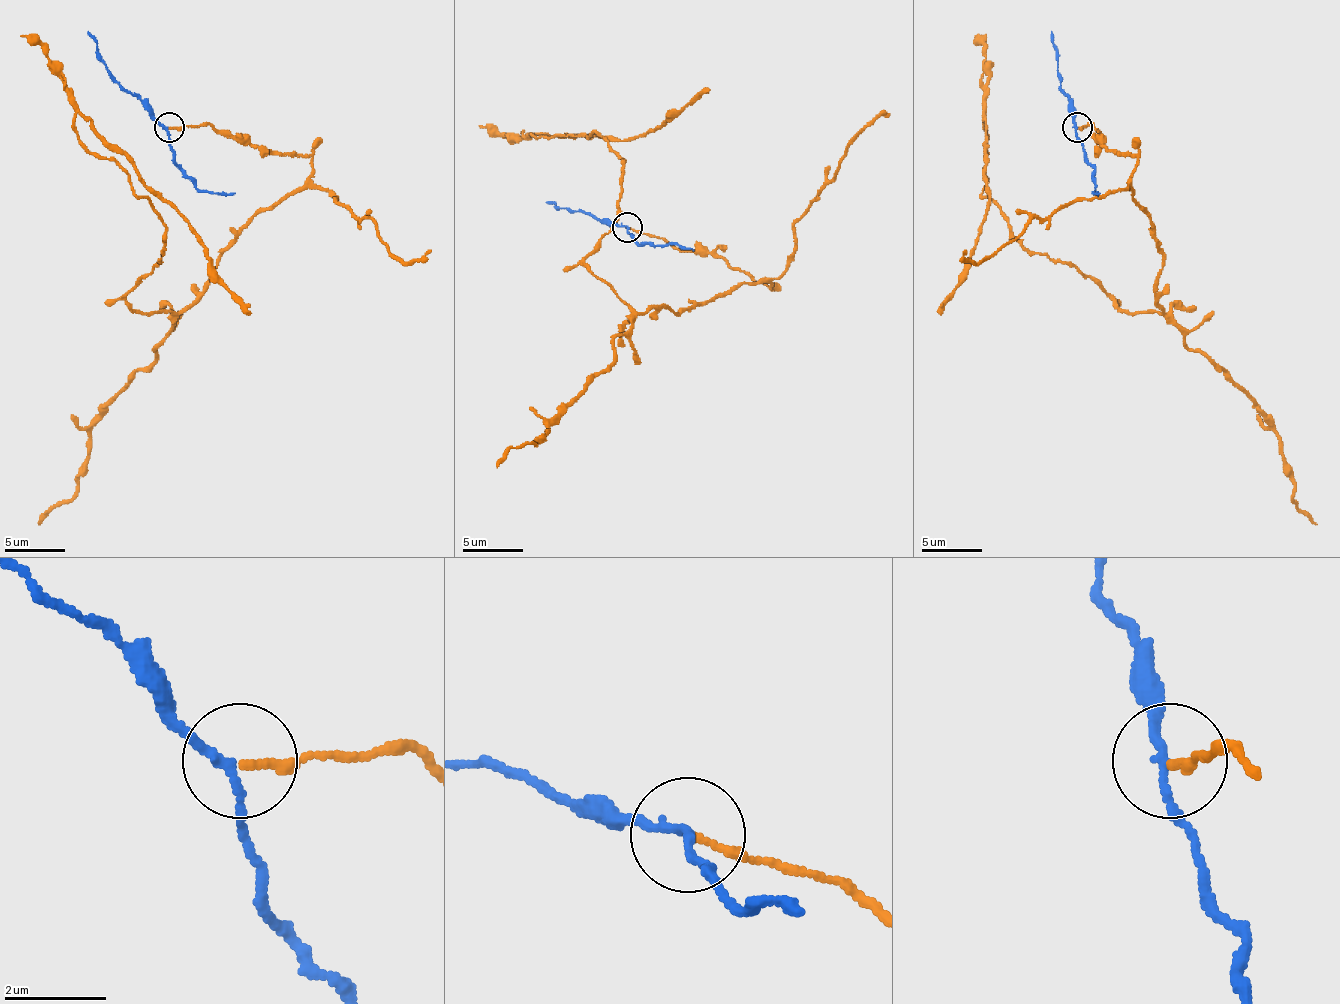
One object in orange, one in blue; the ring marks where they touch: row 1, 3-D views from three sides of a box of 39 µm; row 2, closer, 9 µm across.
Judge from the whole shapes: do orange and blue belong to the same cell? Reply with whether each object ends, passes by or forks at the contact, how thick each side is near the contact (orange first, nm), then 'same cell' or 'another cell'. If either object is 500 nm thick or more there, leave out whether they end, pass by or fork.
orange ends; blue passes by; calibres 140 and 140 nm; another cell

